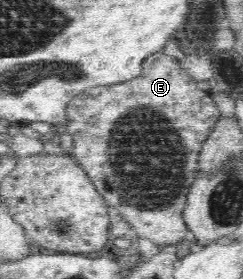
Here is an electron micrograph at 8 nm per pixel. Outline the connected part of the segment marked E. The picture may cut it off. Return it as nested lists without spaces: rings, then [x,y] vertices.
[[[159,51],[150,54],[143,61],[141,74],[137,78],[109,86],[91,87],[79,93],[66,106],[66,115],[67,119],[69,119],[69,123],[65,125],[66,133],[70,134],[73,139],[72,155],[81,165],[82,170],[89,175],[97,192],[105,199],[107,206],[115,208],[129,223],[132,236],[149,239],[153,246],[158,248],[176,245],[184,238],[190,237],[189,230],[182,217],[185,204],[187,204],[187,195],[193,181],[196,179],[197,170],[199,170],[199,161],[197,161],[199,152],[201,152],[201,148],[211,131],[214,130],[215,124],[222,118],[221,112],[210,95],[210,91],[201,90],[176,58],[169,58],[165,53]]]

